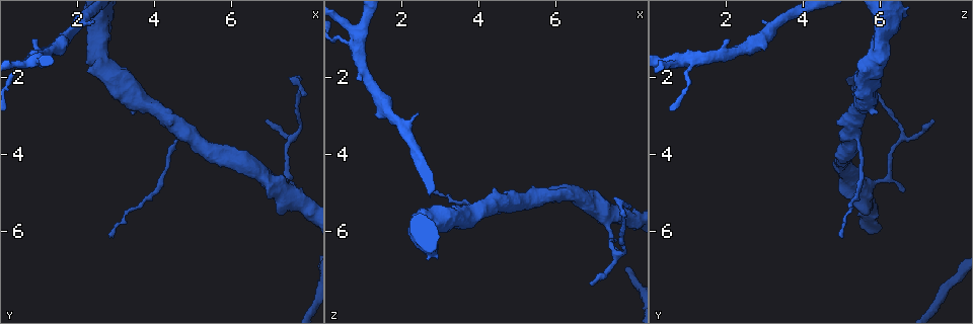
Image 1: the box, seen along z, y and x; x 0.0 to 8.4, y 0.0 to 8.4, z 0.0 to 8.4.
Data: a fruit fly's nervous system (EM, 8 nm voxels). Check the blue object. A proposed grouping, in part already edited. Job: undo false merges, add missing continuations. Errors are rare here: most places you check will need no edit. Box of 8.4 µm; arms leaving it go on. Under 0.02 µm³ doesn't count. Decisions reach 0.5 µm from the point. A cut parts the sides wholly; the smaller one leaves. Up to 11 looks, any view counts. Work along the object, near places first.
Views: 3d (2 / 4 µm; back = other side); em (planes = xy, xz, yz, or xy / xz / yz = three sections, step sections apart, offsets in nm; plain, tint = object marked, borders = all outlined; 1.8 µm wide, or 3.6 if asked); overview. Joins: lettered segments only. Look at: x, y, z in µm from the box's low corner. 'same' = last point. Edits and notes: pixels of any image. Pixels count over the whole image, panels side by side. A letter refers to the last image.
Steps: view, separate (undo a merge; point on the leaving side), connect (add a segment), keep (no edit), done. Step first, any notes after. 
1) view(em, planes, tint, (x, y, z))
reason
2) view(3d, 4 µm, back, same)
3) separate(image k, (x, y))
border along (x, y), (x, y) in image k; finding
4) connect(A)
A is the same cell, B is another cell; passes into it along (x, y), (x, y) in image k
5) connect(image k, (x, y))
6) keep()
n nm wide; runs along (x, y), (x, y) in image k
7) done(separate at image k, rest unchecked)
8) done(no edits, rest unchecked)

view(3d, 4 µm, back, (0.80, 1.60, 1.20))
four arms meet

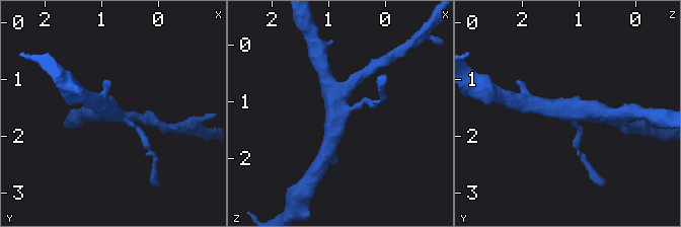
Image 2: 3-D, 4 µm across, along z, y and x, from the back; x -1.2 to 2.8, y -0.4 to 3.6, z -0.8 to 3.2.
view(em, 3.6 µm, planes, tint, (0.80, 1.60, 1.20))
4 arms

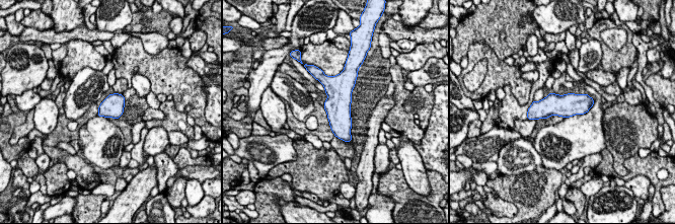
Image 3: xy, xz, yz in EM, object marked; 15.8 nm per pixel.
view(em, 3.6 µm, planes, borders, same)
what lies round it

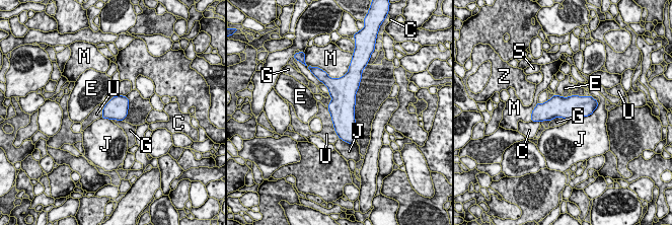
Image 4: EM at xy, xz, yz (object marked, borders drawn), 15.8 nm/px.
keep()
C, E, G, J, M, S, U and Z are other cells; runs along (594, 103), (537, 111) in image 4; all the same neuron

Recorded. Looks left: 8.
view(3d, 2 µm, (2.45, 0.50, 2.95))
free end

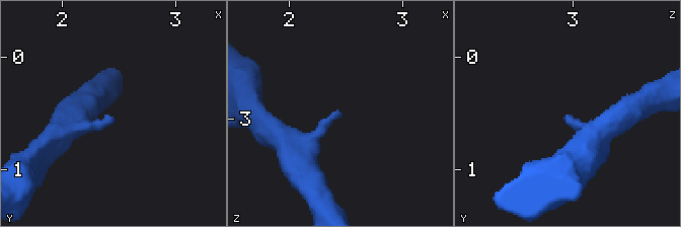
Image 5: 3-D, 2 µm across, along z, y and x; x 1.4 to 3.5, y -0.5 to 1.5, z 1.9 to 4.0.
view(em, xy, step 8, borders, (2.44, 0.54, 2.96))

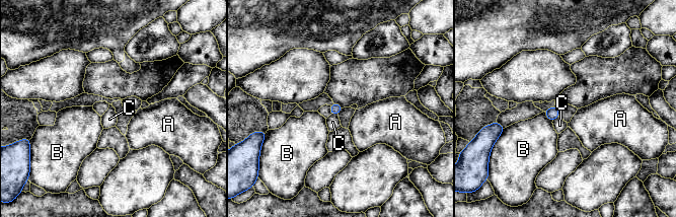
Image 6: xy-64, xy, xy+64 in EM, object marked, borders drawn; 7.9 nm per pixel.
keep()
A, B and C are other cells; border along (330, 114), (338, 115) in image 6; no lettered segment goes on from it

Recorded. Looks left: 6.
view(em, xy, step 8, borders, (2.85, 6.20, 5.00))
end of a long branch

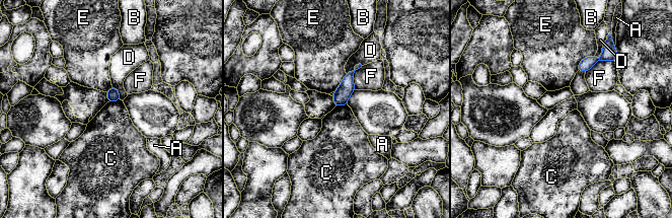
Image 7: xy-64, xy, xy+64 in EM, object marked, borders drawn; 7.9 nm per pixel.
view(em, planes, borders, same)

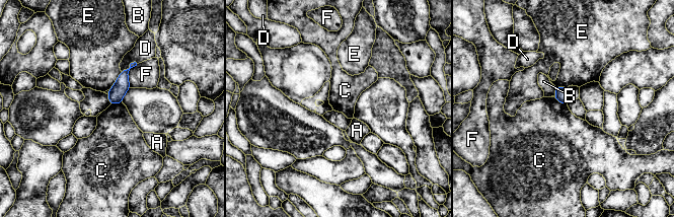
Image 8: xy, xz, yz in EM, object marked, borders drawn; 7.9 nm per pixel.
keep()
100 nm wide; A, B, C, D, E and F are other cells; border along (553, 97), (567, 104) in image 8; no lettered segment goes on from it

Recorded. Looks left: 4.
view(em, planes, tint, (7.70, 3.35, 6.65))
sharp bend

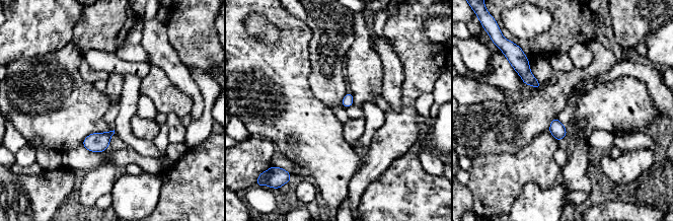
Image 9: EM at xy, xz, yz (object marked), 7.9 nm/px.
view(em, planes, borders, same)

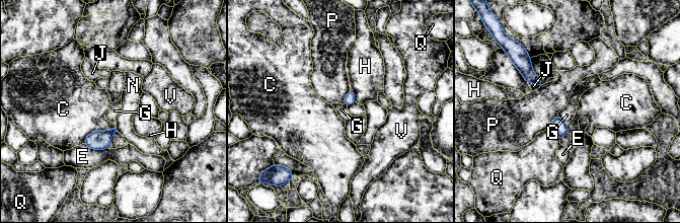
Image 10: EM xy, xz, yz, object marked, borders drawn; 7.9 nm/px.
keep()
C, E, G, H, J, N, P, Q and V are other cells; border along (557, 115), (567, 124) in image 10; continuous, no second neuron

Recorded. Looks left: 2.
done(no edits, rest unchecked)

